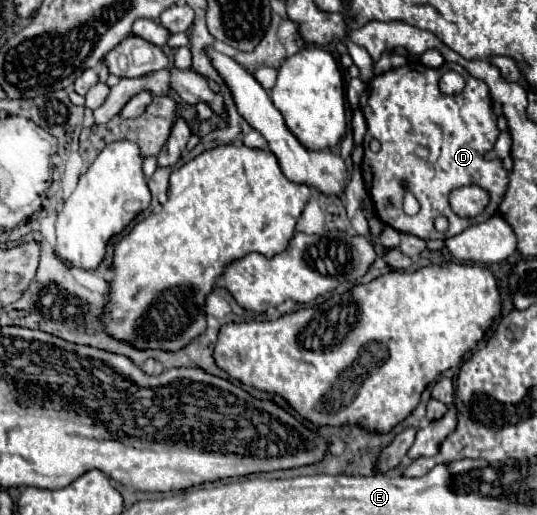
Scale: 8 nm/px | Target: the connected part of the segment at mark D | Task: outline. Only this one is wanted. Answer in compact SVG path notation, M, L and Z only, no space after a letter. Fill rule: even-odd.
M421 62L409 64L413 66L401 66L375 76L361 98L361 112L367 120L367 134L363 142L365 156L361 164L363 182L381 222L389 224L397 232L415 234L425 240L447 240L461 234L471 224L489 220L507 190L509 172L503 170L499 158L489 154L499 136L497 116L491 110L487 84L473 78L459 64L443 64L441 68L427 68ZM447 70L455 70L465 78L461 94L447 96L439 90L439 78ZM403 180L407 182L407 188L401 186ZM469 184L485 188L491 206L475 218L461 218L451 210L449 194L451 190ZM405 190L413 192L421 206L415 216L407 216L403 212ZM387 202L391 202L393 208L389 208ZM439 216L449 220L447 232L435 230L433 222Z

